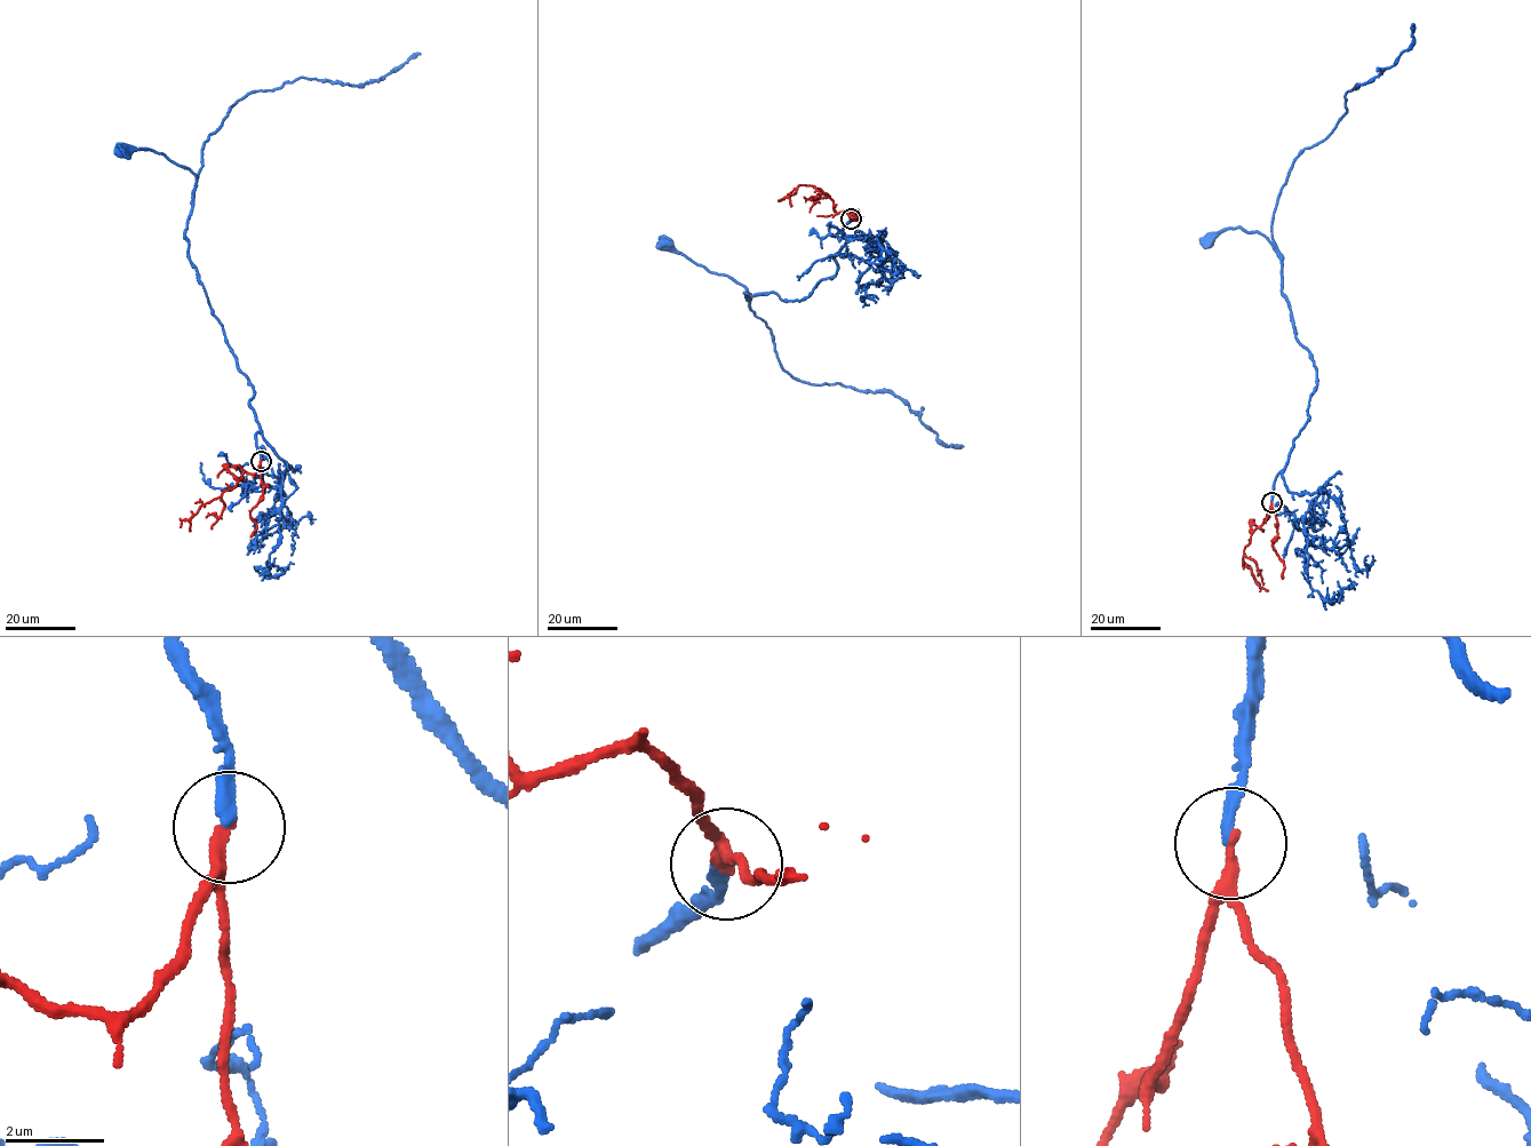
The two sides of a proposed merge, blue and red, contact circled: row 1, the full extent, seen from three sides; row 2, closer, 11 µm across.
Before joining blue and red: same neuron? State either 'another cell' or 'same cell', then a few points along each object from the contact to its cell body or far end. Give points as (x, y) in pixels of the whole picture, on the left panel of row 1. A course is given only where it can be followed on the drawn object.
another cell; blue runs (261, 461), (253, 387), (188, 253), (197, 178), (164, 154), (122, 150); red runs (261, 461), (255, 472), (245, 471), (232, 488), (202, 504), (182, 520), (180, 527)

